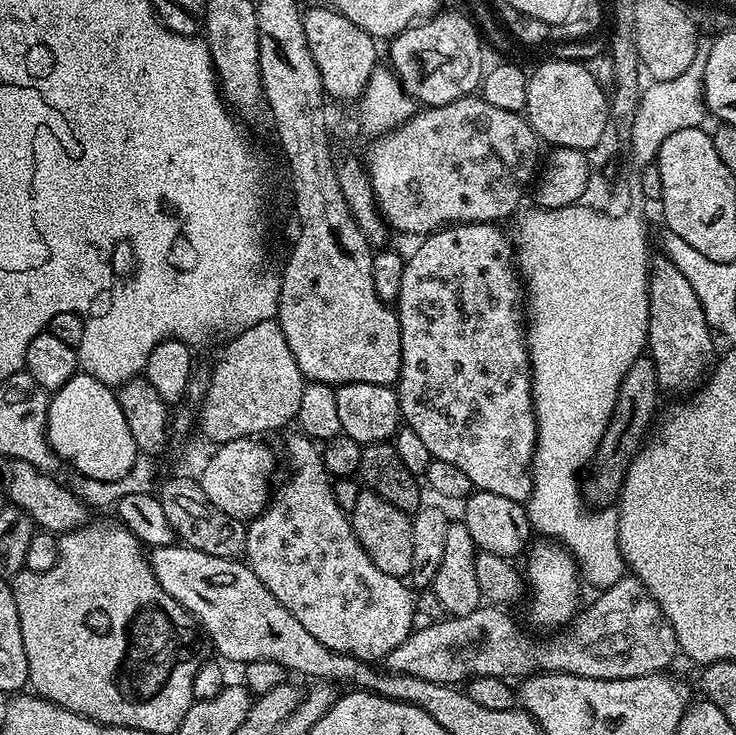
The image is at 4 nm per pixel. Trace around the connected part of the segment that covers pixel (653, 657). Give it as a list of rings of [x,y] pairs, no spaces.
[[[626,574],[618,582],[614,582],[614,586],[603,589],[599,593],[600,601],[597,604],[592,604],[588,609],[577,611],[571,622],[563,625],[559,630],[553,631],[551,634],[540,634],[544,636],[531,636],[527,632],[527,627],[519,628],[515,620],[507,616],[503,607],[497,606],[481,606],[474,609],[470,614],[465,616],[448,616],[441,618],[426,629],[418,629],[412,631],[406,638],[406,642],[402,642],[402,646],[397,646],[395,650],[390,650],[390,654],[386,654],[382,661],[383,667],[390,672],[398,674],[412,674],[414,678],[426,678],[426,682],[438,682],[439,684],[450,684],[453,686],[459,685],[461,682],[467,681],[473,676],[503,676],[505,678],[513,678],[512,676],[520,676],[519,678],[527,678],[533,674],[541,672],[569,672],[575,676],[582,678],[598,678],[599,680],[621,680],[622,678],[642,678],[643,676],[655,676],[663,673],[678,657],[678,649],[676,647],[676,635],[670,626],[670,622],[666,618],[666,614],[662,614],[662,610],[658,606],[658,602],[654,602],[654,598],[646,590],[646,586],[642,586],[640,579],[634,575]]]

